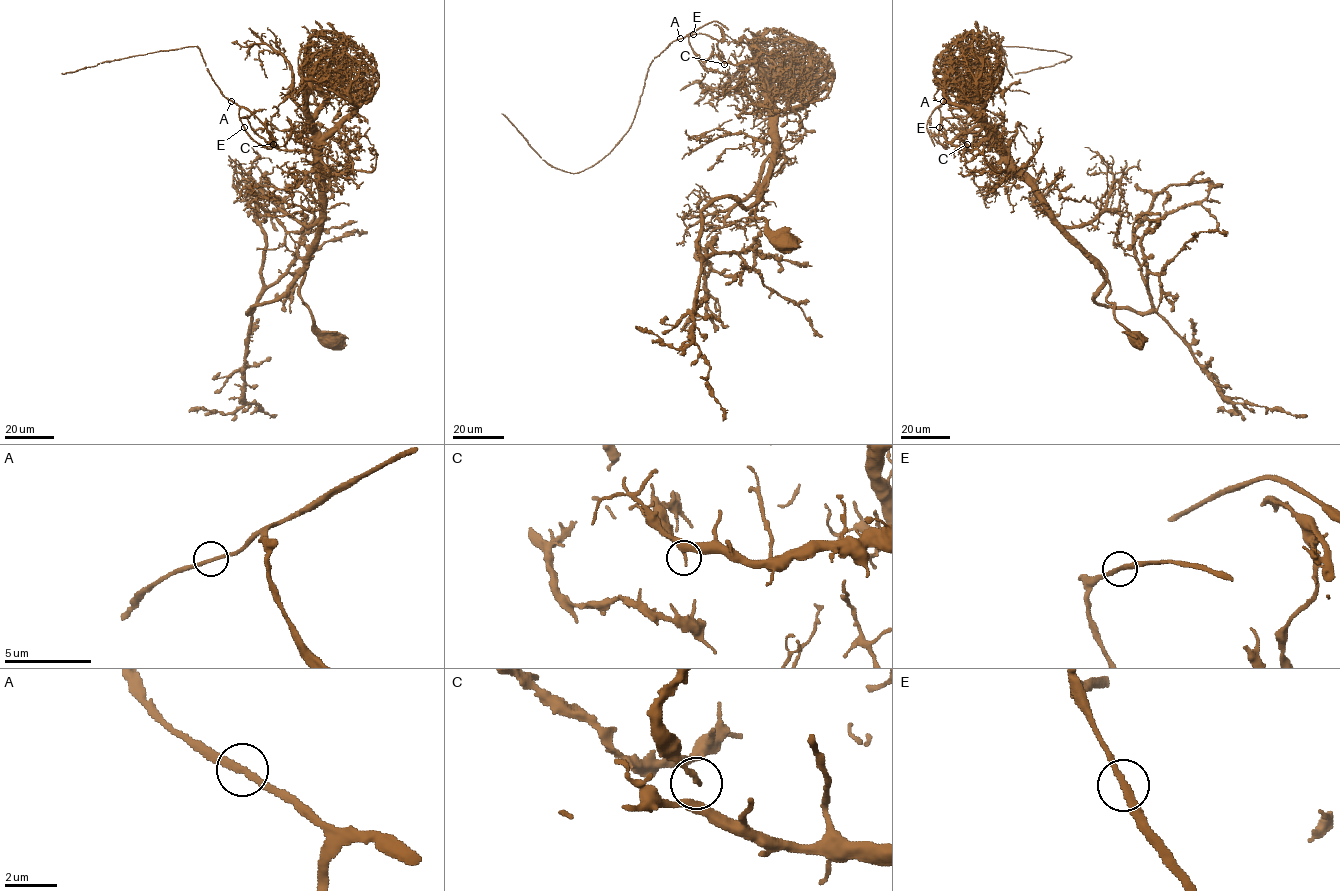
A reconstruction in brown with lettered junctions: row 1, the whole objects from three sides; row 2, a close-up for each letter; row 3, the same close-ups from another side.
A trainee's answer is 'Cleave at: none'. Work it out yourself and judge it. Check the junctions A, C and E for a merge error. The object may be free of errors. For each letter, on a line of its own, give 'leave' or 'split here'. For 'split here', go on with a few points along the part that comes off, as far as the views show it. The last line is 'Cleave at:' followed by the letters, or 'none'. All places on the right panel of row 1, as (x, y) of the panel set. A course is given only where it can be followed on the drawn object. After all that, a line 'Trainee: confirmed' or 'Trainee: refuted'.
A: leave
C: split here; foreign part runs (967, 144), (955, 125), (934, 137), (946, 148), (939, 106), (977, 50), (1028, 47), (1071, 56), (1014, 73)
E: leave
Cleave at: C
Trainee: refuted

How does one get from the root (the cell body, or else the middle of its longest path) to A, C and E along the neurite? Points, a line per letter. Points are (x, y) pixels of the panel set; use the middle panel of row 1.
A: (770, 99), (757, 67), (752, 42), (744, 35), (737, 43), (717, 41), (703, 33), (687, 34), (680, 39)
C: (770, 99), (750, 40), (744, 35), (737, 43), (727, 42), (722, 29), (717, 48), (724, 64)
E: (770, 99), (750, 40), (744, 35), (737, 43), (727, 42), (703, 33), (693, 34)

